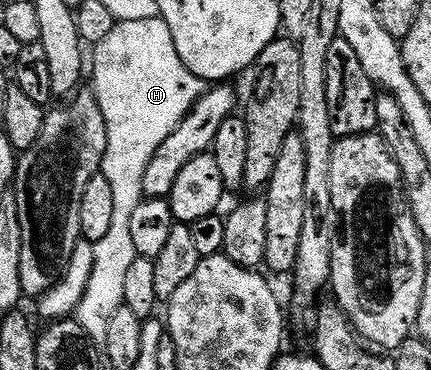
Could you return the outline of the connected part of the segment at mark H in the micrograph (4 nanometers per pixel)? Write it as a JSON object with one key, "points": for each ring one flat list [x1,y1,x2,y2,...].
{"points":[[160,17,146,20,119,20,116,23,114,36,109,38,106,48,96,48,90,54,90,74,92,70,92,95,98,100,98,108,102,110,102,120,106,126,106,152,102,156,100,173,106,176,112,190,114,209,110,219,110,229,102,240,92,243,94,252,94,268,90,268,90,280,86,280,86,292,82,292,82,300,78,300,74,317,86,332,93,344,102,344,106,340,106,327,110,325,110,316,118,307,123,306,125,273,129,265,138,257,134,252,134,243,130,240,130,215,138,208,142,192,142,172,150,156,154,156,154,148,174,132,180,121,188,114,188,109,195,104,202,93,202,80,186,64,182,64,182,56,178,56,178,48,174,48,174,36,170,36,170,28]]}

